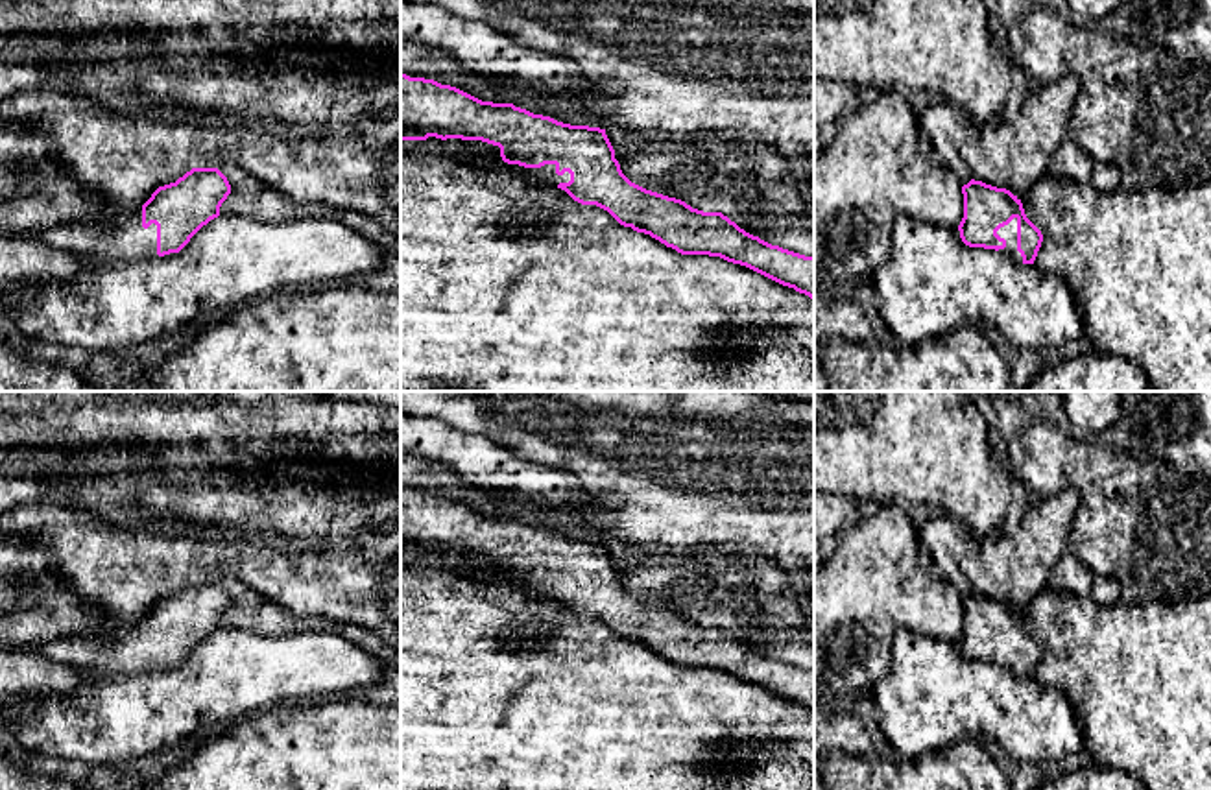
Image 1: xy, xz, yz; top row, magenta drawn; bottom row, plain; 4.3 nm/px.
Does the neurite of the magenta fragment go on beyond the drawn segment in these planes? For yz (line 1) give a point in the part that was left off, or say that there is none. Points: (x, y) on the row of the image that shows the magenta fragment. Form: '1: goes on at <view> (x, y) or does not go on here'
1: goes on at yz (1008, 233)

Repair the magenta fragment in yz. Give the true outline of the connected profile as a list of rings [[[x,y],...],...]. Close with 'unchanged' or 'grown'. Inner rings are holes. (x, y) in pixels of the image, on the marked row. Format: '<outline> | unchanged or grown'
[[[971,179],[962,186],[960,238],[969,247],[995,249],[1017,264],[1034,264],[1043,242],[1023,203],[1006,188]]] | grown

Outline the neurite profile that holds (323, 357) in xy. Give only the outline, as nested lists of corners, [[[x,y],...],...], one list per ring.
[[[345,281],[273,293],[209,323],[142,382],[148,391],[401,391],[401,292],[375,293]]]

